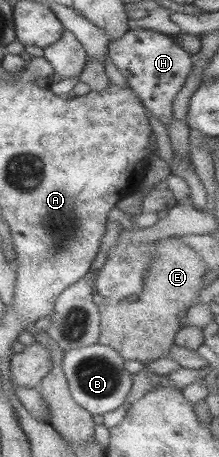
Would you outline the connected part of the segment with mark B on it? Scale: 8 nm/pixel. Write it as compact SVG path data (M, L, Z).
M90 344L62 352L59 368L62 369L72 400L90 414L112 412L126 400L132 376L126 370L124 359L110 346Z

